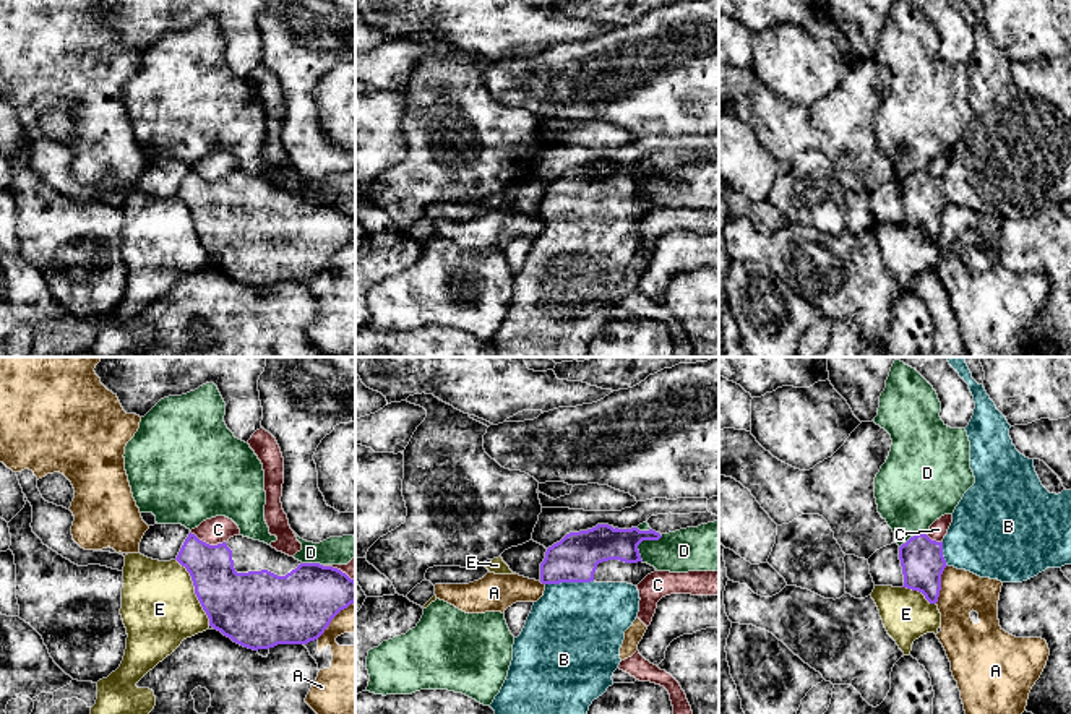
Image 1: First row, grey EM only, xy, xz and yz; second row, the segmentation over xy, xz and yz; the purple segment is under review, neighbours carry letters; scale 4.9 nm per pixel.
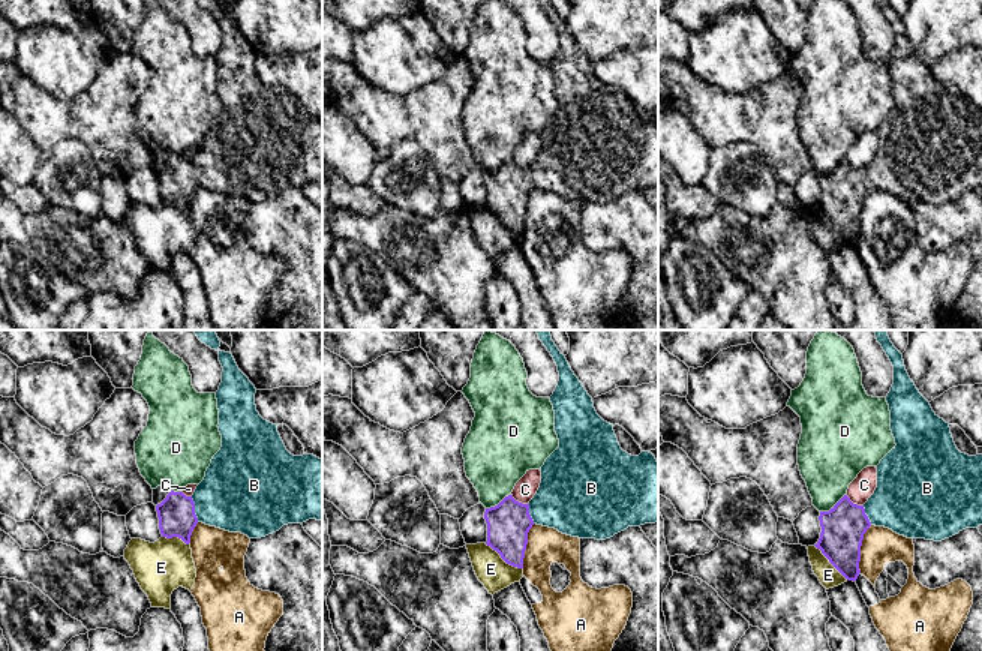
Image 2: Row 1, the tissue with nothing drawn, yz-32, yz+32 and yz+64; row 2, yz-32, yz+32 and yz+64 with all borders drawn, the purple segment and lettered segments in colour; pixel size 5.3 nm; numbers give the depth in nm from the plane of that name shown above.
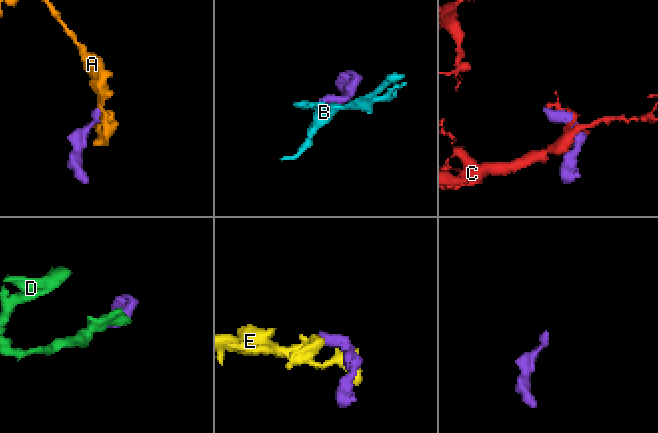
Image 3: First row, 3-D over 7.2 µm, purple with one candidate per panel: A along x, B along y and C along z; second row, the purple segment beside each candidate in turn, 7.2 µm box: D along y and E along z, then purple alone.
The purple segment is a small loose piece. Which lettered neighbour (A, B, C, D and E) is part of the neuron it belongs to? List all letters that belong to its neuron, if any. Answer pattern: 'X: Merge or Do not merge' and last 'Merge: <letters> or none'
A: Do not merge
B: Merge
C: Do not merge
D: Do not merge
E: Do not merge
Merge: B

